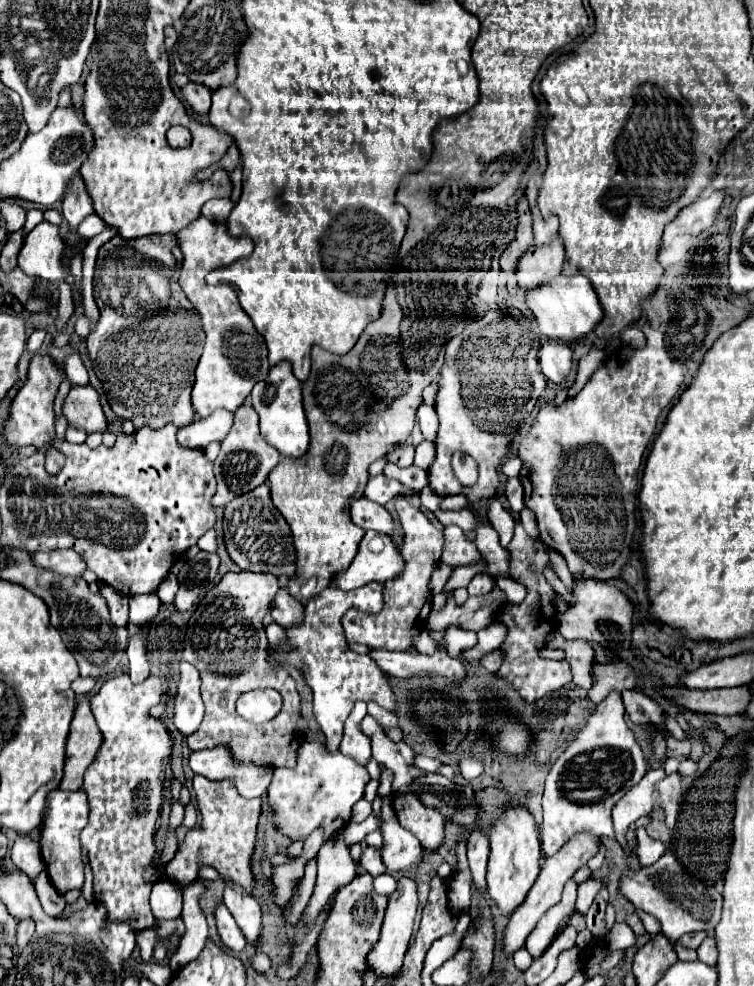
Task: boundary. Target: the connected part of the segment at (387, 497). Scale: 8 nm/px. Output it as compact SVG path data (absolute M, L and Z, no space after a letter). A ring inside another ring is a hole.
M383 474L373 476L365 488L365 498L377 502L377 504L389 504L393 500L397 500L399 496L403 496L403 492L407 492L407 498L413 496L411 488L403 488L403 484L399 484L399 480L391 480Z

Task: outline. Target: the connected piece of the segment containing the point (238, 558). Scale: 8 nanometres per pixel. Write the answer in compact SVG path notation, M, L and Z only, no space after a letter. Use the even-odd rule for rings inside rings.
M261 484L259 488L235 498L225 506L223 532L229 556L233 558L233 562L237 562L239 568L251 572L271 572L279 578L289 578L293 574L295 548L291 540L291 530L281 512L271 502L267 484Z

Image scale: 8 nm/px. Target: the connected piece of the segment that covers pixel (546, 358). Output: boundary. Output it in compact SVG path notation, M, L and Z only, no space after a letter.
M545 340L539 348L539 364L547 380L553 384L563 384L571 372L571 348L563 342Z

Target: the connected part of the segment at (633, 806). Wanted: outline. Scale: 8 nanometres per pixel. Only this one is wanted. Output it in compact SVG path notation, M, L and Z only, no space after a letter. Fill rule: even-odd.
M657 768L657 770L649 770L643 780L631 788L631 792L627 792L627 796L623 796L615 808L613 808L613 824L615 824L615 830L619 832L619 842L621 842L621 836L623 832L627 832L627 826L631 826L635 820L639 820L641 816L645 814L651 814L653 810L663 810L665 814L665 824L667 826L673 826L675 820L677 820L677 812L679 812L679 800L683 796L683 776L679 772L673 772L673 774L665 774L663 768Z

